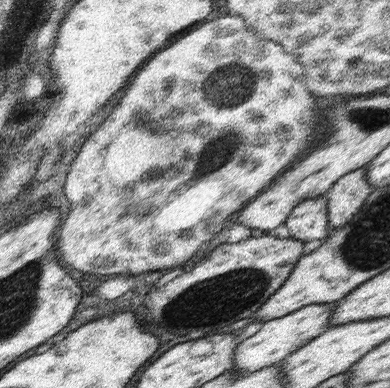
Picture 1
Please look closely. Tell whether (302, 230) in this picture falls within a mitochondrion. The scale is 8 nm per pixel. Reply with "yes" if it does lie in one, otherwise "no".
no

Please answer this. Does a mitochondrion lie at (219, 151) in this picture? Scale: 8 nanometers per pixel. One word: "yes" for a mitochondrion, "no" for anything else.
yes

